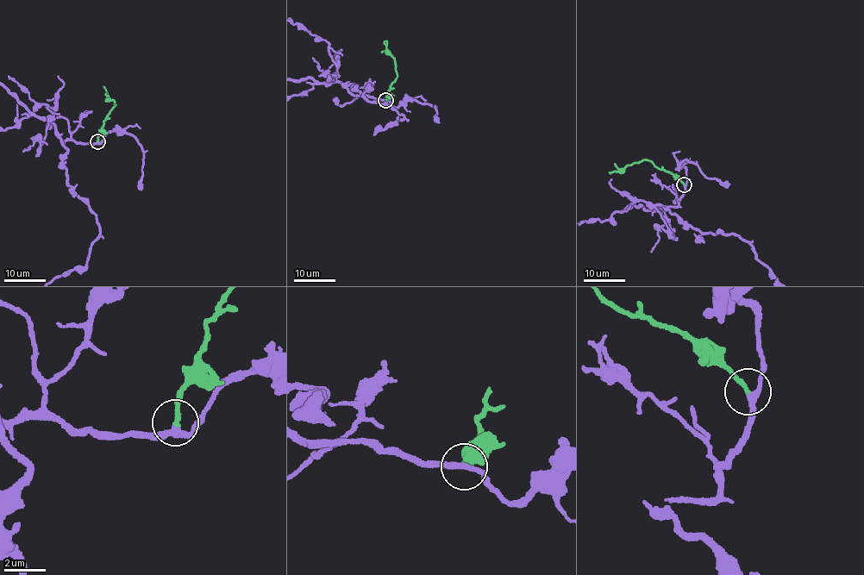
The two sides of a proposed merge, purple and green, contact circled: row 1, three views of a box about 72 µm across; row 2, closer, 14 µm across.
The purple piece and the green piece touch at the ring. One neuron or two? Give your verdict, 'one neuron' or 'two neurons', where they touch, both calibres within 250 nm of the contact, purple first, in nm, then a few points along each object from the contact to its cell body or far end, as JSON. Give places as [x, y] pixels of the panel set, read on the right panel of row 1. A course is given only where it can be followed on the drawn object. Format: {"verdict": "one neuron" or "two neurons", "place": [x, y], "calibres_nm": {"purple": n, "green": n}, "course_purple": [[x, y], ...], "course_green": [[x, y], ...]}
{"verdict": "one neuron", "place": [684, 184], "calibres_nm": {"purple": 260, "green": 220}, "course_green": [[684, 184], [667, 171], [654, 166], [650, 160], [627, 165], [620, 169], [615, 163]]}

